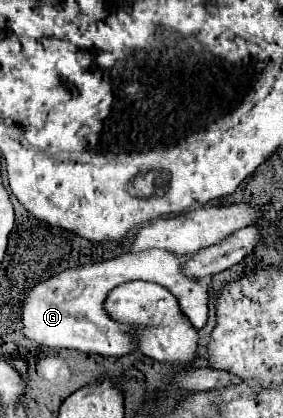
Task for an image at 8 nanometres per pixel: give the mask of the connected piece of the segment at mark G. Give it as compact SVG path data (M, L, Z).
M142 250L142 254L122 254L114 260L106 260L100 264L88 264L82 268L70 268L46 282L36 284L32 290L24 292L22 302L22 322L24 334L44 346L50 348L74 348L80 352L94 352L102 356L126 356L136 352L136 336L130 336L128 324L118 324L108 318L104 302L116 286L132 280L156 282L170 290L180 304L182 316L190 320L196 330L202 330L208 320L208 304L210 304L210 278L202 278L194 282L182 274L182 262L190 258L188 254L164 254L164 250Z

